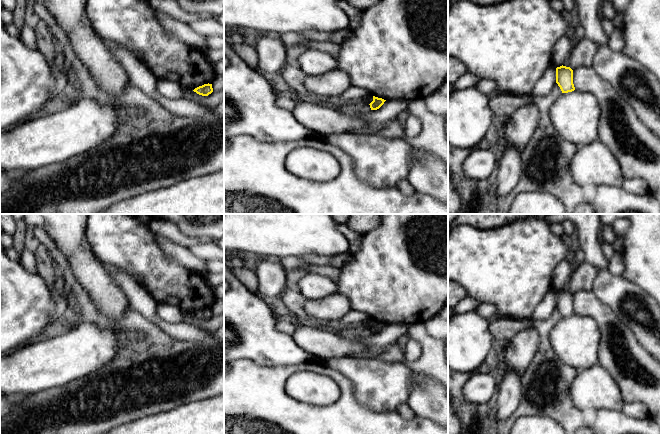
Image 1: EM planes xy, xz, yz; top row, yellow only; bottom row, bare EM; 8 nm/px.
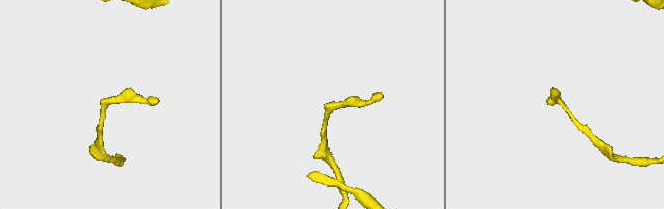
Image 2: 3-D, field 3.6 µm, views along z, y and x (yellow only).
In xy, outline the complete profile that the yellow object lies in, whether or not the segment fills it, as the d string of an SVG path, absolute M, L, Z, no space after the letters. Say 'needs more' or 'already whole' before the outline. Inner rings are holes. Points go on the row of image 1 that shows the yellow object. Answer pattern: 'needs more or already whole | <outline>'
already whole | M209 83L204 84L202 86L195 88L193 91L199 95L208 96L209 94L213 92L212 84L209 84Z

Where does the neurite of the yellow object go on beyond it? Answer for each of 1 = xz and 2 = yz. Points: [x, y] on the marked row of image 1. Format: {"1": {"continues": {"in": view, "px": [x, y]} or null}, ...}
{"1": {"continues": null}, "2": {"continues": null}}

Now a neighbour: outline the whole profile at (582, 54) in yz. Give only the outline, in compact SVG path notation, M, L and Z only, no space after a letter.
M587 37L578 40L570 52L569 67L574 70L580 66L592 66L597 49L597 44Z

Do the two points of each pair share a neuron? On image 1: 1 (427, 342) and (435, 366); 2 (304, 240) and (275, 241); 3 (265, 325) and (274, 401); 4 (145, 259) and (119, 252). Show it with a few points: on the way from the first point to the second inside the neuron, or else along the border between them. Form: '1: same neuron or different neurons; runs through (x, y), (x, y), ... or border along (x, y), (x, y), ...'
1: same neuron; runs through (431, 348), (434, 352), (434, 360)
2: same neuron; runs through (297, 240), (282, 240)
3: different neurons; border along (248, 359), (265, 366), (293, 365)
4: same neuron; runs through (139, 255), (136, 252), (125, 252)

